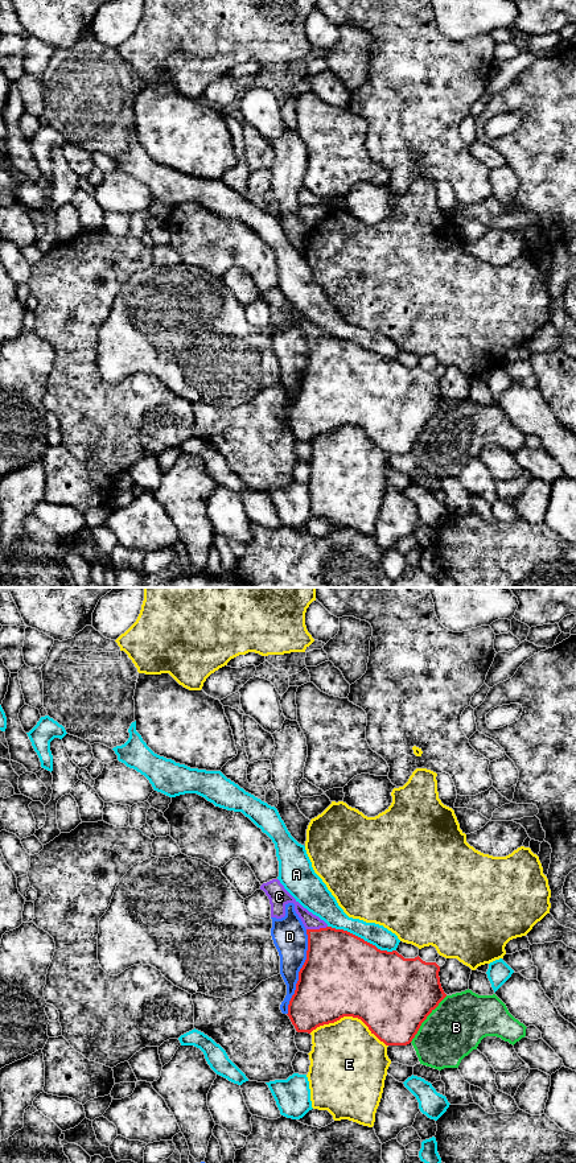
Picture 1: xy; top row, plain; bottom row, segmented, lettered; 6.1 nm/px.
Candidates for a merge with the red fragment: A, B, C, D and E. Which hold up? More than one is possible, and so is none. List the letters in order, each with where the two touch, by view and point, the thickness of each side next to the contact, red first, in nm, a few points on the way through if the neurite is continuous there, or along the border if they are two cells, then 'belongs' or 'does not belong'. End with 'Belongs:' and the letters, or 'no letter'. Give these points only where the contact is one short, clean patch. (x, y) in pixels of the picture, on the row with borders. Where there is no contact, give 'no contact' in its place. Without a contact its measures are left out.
A: meets red in xy at (362, 939); 500 nm thick on the red side, 140 nm on the other; does not belong
B: meets red in xy at (426, 1018); 480 nm thick on the red side, 340 nm on the other; does not belong
C: meets red in xy at (316, 930); 400 nm thick on the red side, 100 nm on the other; runs through xy (338, 964), (316, 930), (311, 922); belongs
D: meets red in xy at (299, 972); 460 nm thick on the red side, 220 nm on the other; does not belong
E: meets red in xy at (349, 1015); 500 nm thick on the red side, 420 nm on the other; does not belong
Belongs: C

